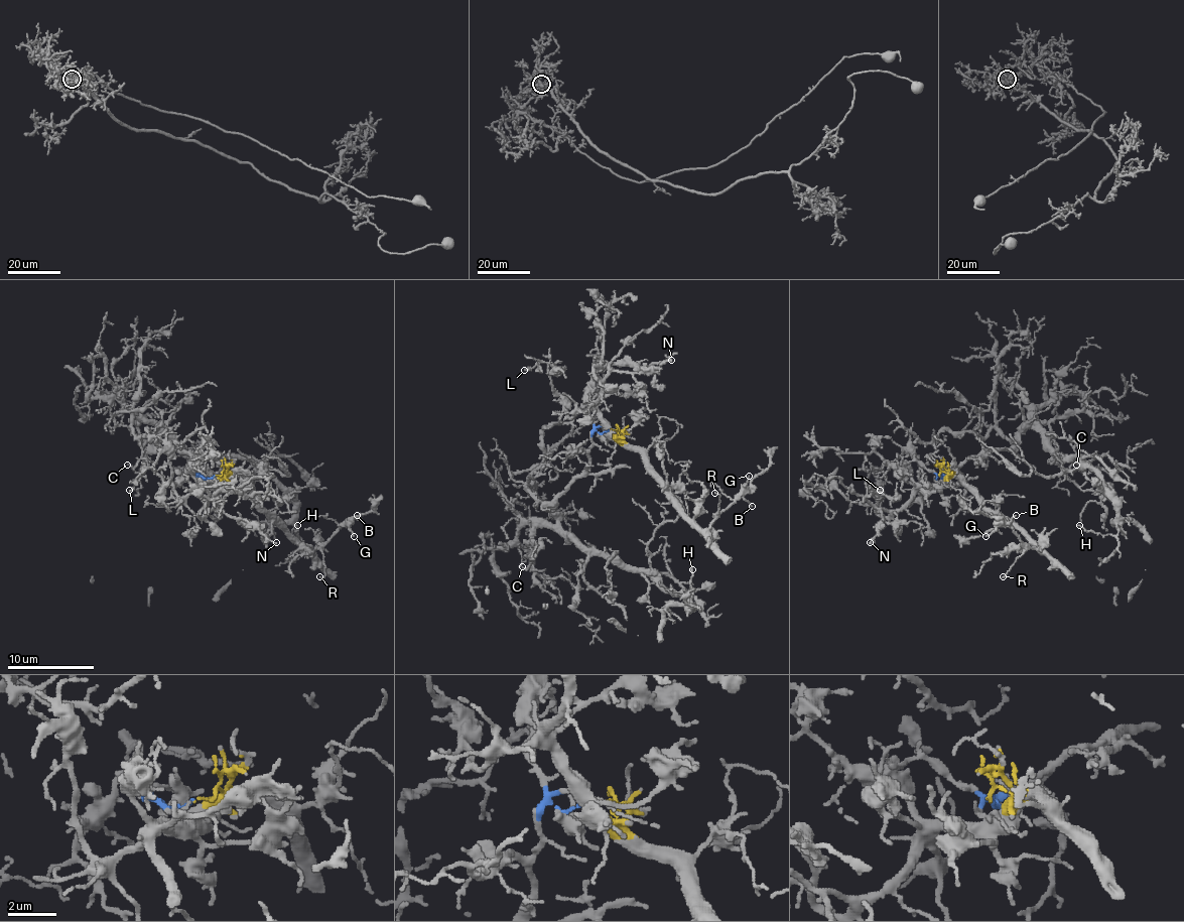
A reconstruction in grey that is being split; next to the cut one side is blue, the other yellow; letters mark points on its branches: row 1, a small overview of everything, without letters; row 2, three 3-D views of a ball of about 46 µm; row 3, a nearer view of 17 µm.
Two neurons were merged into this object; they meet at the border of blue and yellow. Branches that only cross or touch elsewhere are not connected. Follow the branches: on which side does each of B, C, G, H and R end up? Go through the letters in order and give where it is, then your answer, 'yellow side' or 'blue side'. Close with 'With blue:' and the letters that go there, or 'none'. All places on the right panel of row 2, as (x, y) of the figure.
B: place (1016, 515); yellow side
C: place (1076, 465); blue side
G: place (985, 536); yellow side
H: place (1079, 525); blue side
R: place (1003, 576); yellow side
With blue: C, H

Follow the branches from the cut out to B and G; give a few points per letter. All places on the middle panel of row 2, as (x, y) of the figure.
B: (611, 429), (631, 444), (659, 477), (670, 497), (702, 529), (742, 497), (753, 505)
G: (611, 429), (631, 444), (659, 477), (670, 497), (702, 529), (735, 499), (748, 475)

